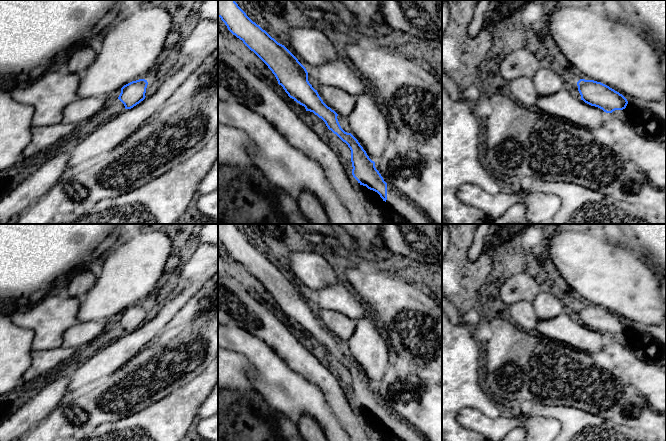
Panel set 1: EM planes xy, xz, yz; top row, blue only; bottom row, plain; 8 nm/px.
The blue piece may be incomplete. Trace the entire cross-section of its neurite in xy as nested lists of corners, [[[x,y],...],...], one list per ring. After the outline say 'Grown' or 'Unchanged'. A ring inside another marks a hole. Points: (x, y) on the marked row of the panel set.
[[[139,79],[121,88],[118,99],[124,104],[125,109],[131,109],[145,99],[147,85],[147,80]]]. Unchanged

